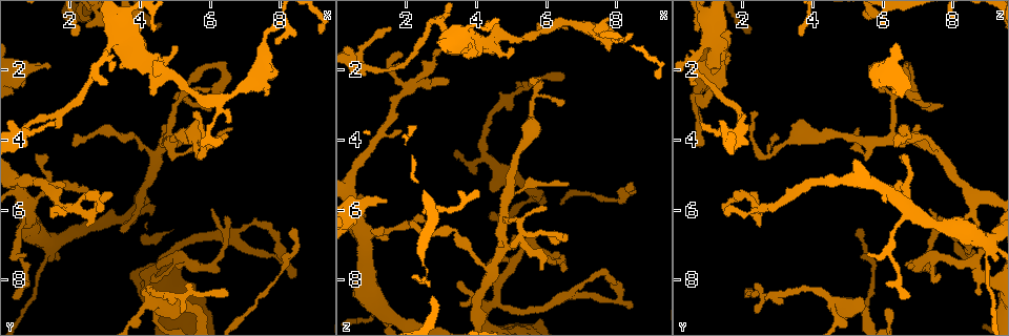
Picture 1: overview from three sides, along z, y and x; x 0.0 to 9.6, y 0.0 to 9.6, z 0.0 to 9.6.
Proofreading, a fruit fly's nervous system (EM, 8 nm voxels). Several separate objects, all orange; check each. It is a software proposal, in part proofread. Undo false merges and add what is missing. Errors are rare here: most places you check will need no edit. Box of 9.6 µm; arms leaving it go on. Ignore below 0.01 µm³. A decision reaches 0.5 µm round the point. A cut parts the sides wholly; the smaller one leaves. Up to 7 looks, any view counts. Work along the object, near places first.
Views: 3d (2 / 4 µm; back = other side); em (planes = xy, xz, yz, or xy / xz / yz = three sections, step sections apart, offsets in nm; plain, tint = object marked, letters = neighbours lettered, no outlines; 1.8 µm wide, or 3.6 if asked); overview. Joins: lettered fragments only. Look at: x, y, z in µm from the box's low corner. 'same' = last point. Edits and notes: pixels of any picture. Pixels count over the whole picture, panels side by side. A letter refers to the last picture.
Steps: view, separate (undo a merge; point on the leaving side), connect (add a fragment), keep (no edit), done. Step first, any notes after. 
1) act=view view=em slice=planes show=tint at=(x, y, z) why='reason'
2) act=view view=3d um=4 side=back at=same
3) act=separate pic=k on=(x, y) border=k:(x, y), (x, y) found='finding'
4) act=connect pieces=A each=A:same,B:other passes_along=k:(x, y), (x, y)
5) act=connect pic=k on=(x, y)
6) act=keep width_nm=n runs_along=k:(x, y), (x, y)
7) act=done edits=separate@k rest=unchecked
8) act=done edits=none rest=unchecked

act=view view=em slice=xz step=4 show=letters at=(4.50, 1.90, 1.20) why='thick turns thin'

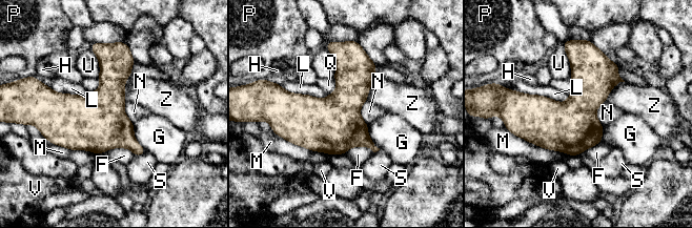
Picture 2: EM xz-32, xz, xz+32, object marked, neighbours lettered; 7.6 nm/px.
act=keep width_nm=400 each=F:other,G:other,H:other,L:other,M:other,N:other,P:other,Q:other,S:other,U:other,V:other,Z:other border=2:(606, 101), (595, 111), (604, 126) found='one neuron here'

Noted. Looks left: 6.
act=view view=3d um=2 side=back at=(6.50, 8.40, 2.25) why='free end'

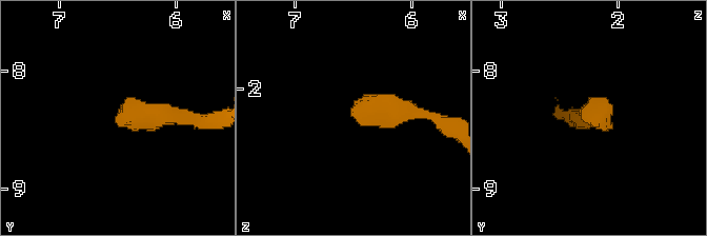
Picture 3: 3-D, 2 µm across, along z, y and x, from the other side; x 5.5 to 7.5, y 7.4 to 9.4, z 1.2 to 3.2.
act=view view=em slice=yz step=16 show=letters at=(6.48, 8.42, 2.24)

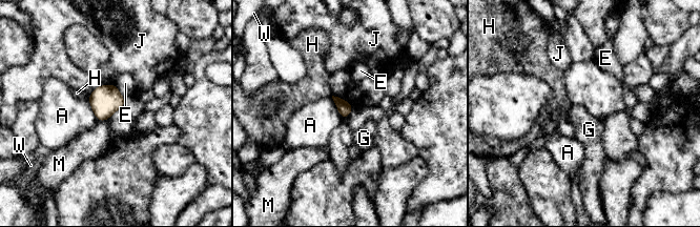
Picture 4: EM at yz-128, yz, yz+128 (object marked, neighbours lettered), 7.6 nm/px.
act=view view=em slice=planes show=letters at=same

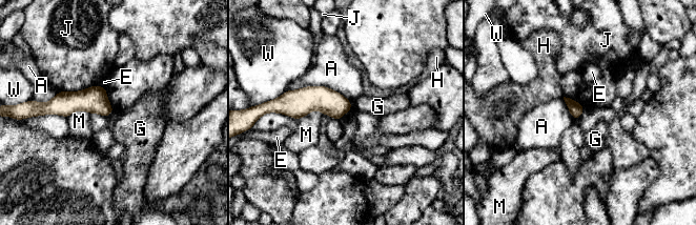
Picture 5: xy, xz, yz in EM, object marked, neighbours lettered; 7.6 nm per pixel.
act=keep each=A:other,E:other,G:other,H:other,J:other,M:other,W:other border=5:(350, 101), (352, 108) found='no lettered fragment goes on from it'

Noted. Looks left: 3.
act=view view=em slice=xy step=16 show=tint at=(7.80, 6.65, 7.85) why='touches itself'

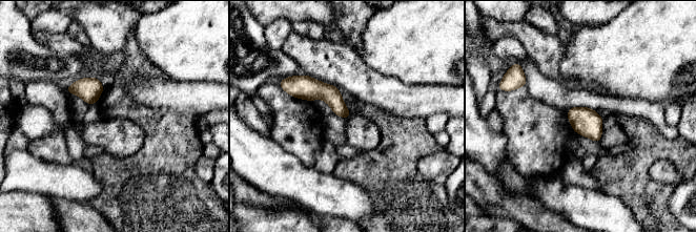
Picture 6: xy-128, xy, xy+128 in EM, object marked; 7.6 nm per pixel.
act=view view=em slice=planes show=letters at=same

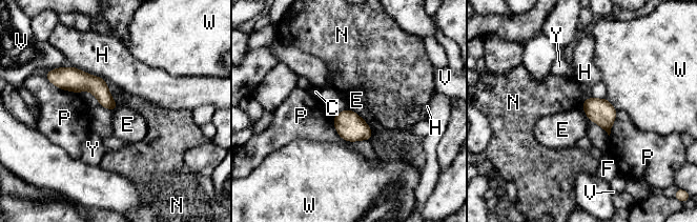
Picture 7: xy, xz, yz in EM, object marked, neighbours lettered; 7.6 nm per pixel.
act=keep width_nm=120 each=C:other,E:other,F:other,H:other,N:other,P:other,V:other,W:other,Y:other border=7:(348, 108), (355, 112), (365, 121) found='one neuron here'

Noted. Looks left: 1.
act=done edits=none rest=unchecked

